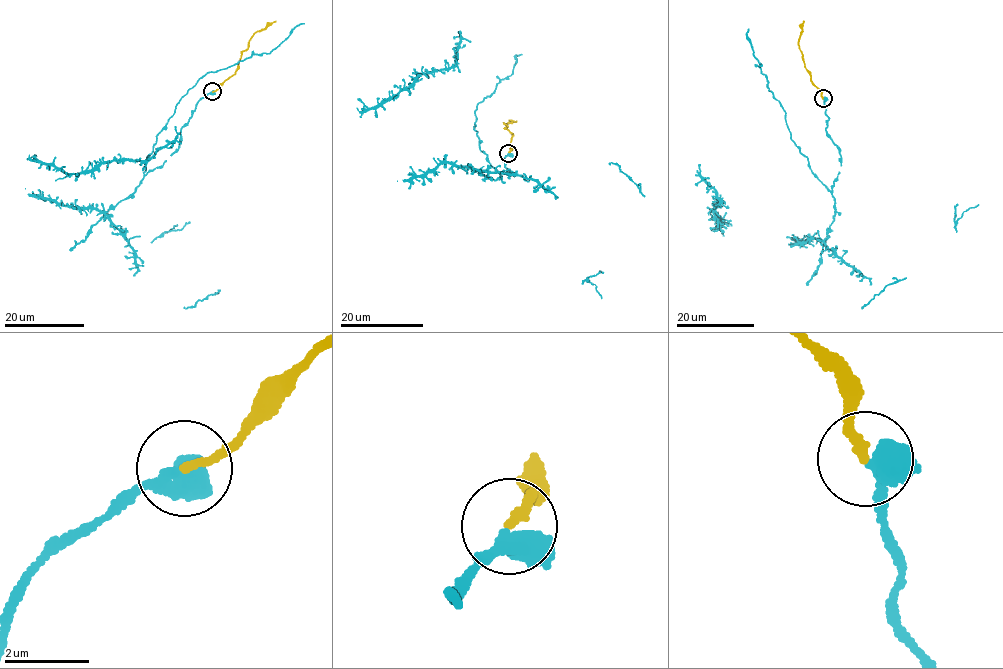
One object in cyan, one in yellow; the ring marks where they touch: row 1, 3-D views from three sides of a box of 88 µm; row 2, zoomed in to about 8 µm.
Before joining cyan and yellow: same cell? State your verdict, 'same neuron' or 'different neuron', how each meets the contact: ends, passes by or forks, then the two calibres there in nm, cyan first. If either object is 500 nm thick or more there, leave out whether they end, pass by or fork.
same neuron; cyan passes by; yellow ends there; 420 nm thick on the cyan side, 200 nm on the other

